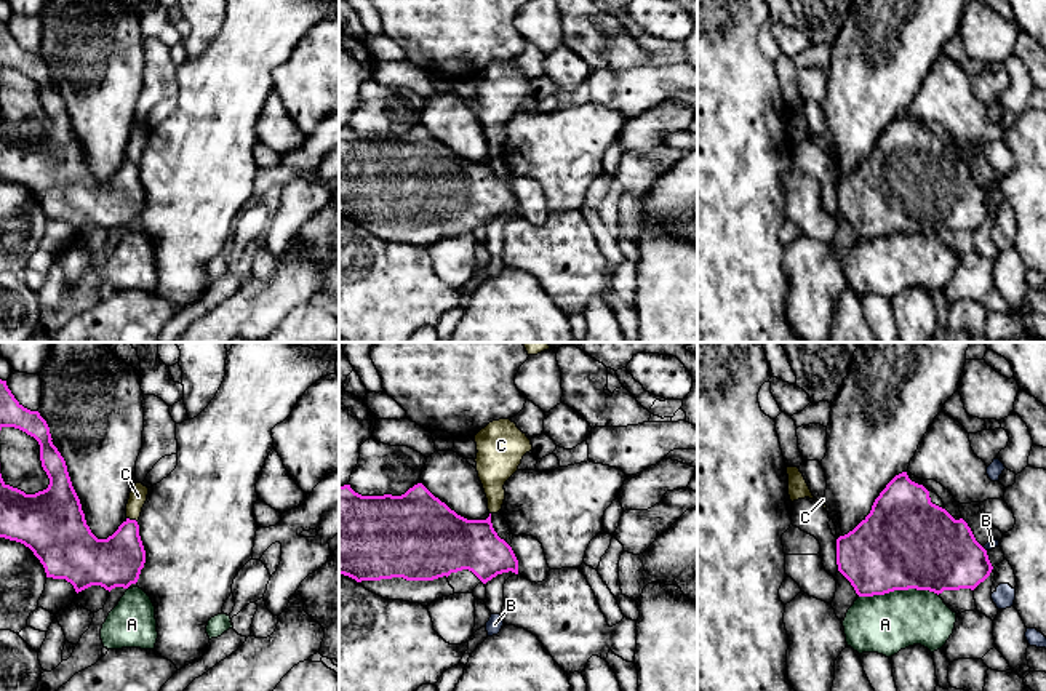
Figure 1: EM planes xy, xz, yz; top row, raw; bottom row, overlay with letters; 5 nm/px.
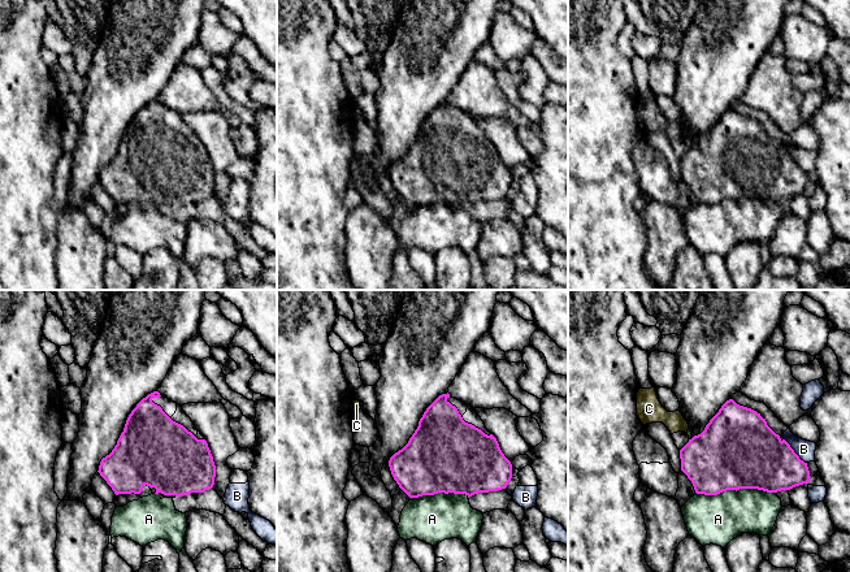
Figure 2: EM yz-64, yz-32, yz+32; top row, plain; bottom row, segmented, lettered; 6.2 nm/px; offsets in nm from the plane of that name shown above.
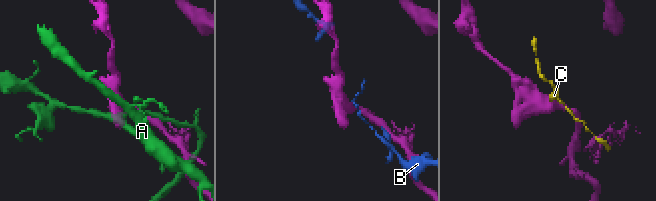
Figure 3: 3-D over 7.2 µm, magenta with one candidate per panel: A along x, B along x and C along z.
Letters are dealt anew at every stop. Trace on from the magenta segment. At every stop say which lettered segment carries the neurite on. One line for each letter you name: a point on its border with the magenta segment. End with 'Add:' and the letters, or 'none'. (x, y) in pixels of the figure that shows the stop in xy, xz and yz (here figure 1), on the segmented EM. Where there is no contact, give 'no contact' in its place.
Add: none

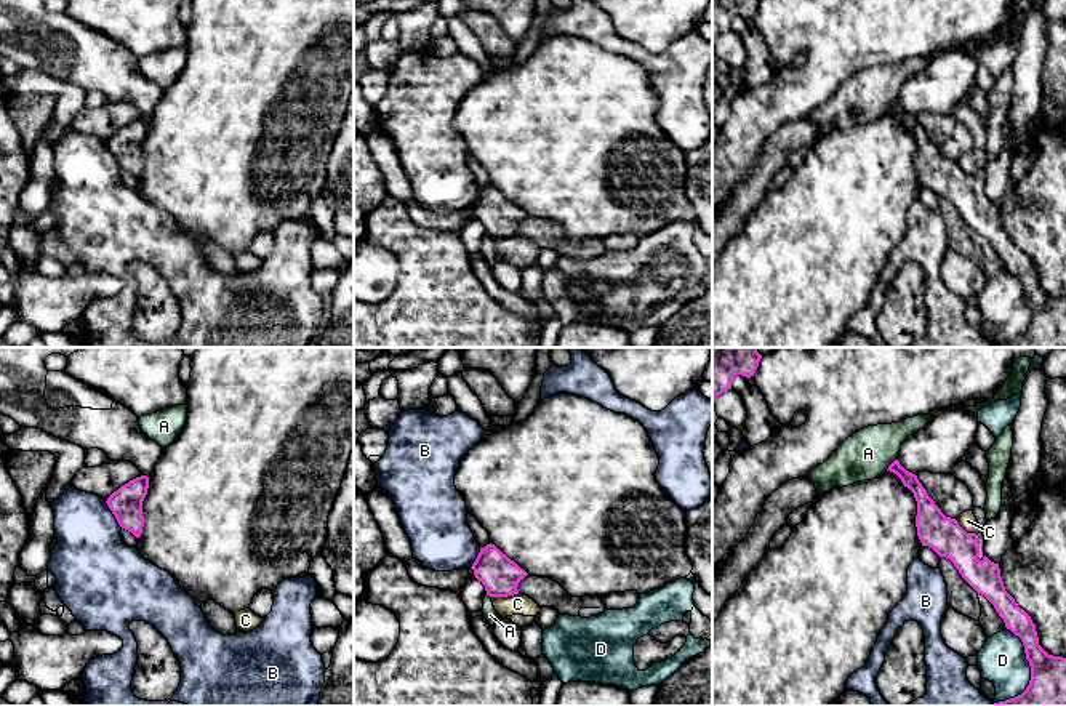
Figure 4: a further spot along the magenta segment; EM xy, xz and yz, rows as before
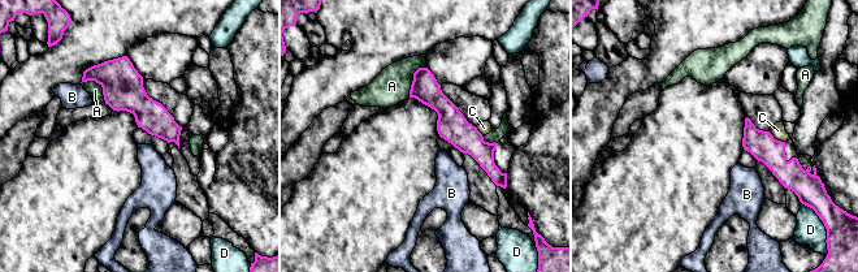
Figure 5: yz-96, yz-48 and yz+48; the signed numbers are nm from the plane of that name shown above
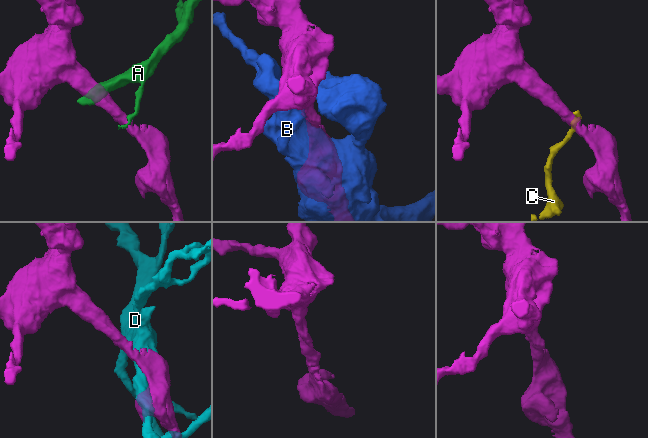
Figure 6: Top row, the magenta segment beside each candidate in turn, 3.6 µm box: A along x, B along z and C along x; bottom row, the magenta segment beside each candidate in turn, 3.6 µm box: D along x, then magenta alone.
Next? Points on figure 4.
Add: none

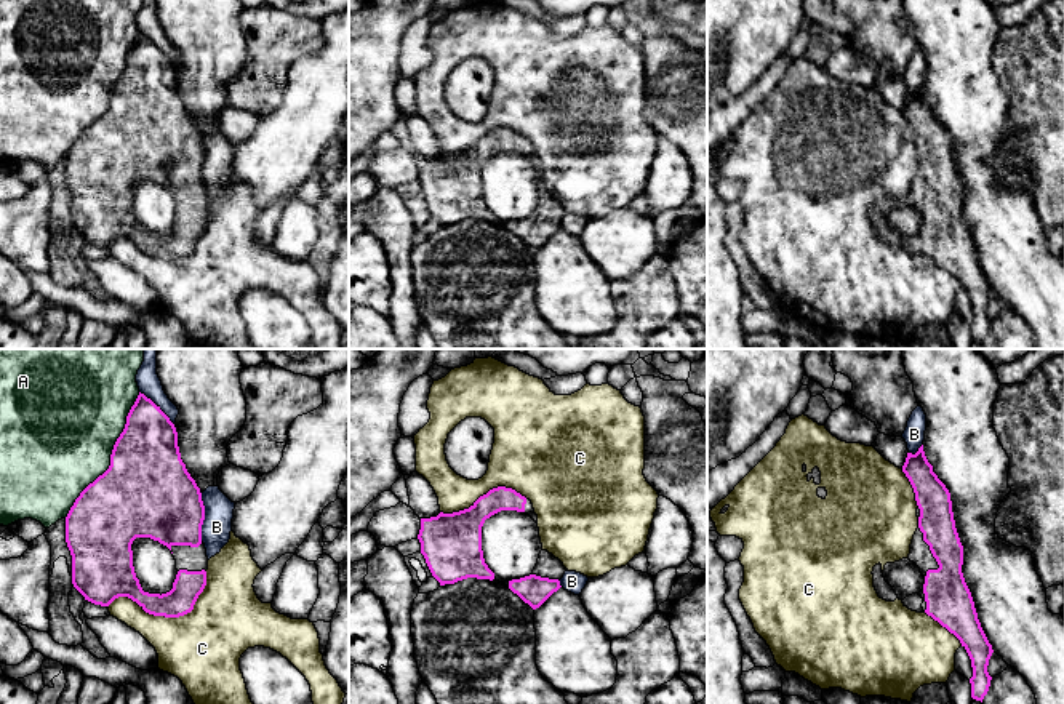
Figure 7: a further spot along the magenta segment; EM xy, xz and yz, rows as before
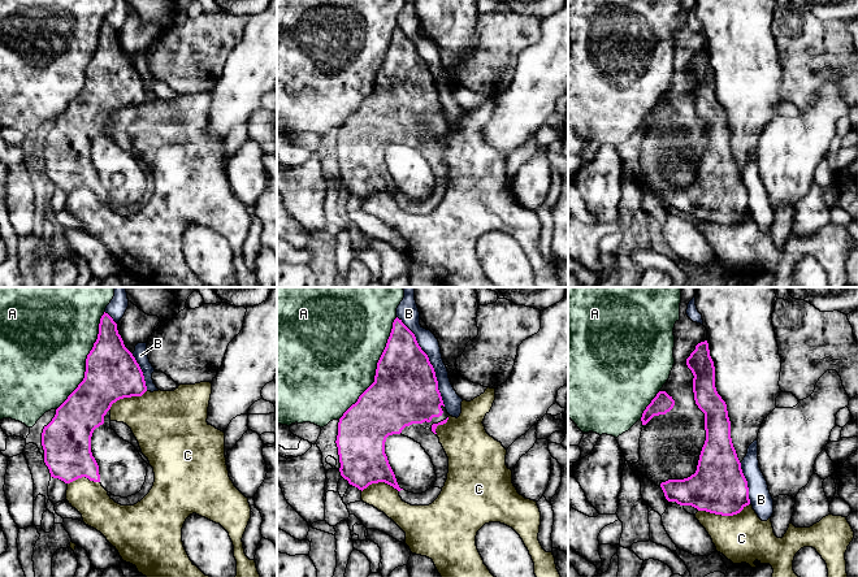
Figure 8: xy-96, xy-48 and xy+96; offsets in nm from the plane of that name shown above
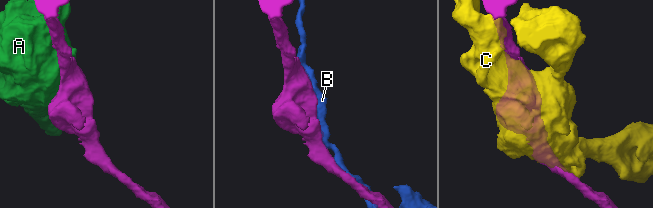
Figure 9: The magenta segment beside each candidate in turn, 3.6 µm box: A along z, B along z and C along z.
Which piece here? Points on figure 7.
Add: none

